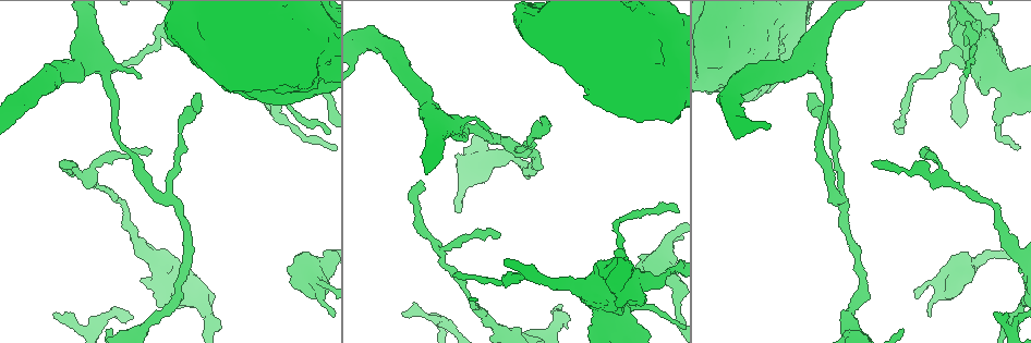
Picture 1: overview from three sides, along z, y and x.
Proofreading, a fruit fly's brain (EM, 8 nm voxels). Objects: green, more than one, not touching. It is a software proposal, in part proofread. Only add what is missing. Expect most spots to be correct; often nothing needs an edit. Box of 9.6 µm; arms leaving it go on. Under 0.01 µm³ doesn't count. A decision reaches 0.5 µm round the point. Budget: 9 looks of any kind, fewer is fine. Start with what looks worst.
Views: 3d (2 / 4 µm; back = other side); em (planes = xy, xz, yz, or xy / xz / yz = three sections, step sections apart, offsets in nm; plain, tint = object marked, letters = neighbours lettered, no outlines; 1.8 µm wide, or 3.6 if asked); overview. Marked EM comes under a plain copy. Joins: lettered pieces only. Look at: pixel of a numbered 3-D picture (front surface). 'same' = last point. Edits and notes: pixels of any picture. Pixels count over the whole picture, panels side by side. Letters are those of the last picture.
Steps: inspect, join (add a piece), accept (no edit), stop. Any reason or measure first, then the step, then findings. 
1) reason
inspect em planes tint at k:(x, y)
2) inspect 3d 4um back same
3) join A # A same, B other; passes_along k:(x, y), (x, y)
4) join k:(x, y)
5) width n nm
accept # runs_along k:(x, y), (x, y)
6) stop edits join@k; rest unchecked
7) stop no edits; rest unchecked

branch stops here
inspect em planes tint at 1:(54, 313)

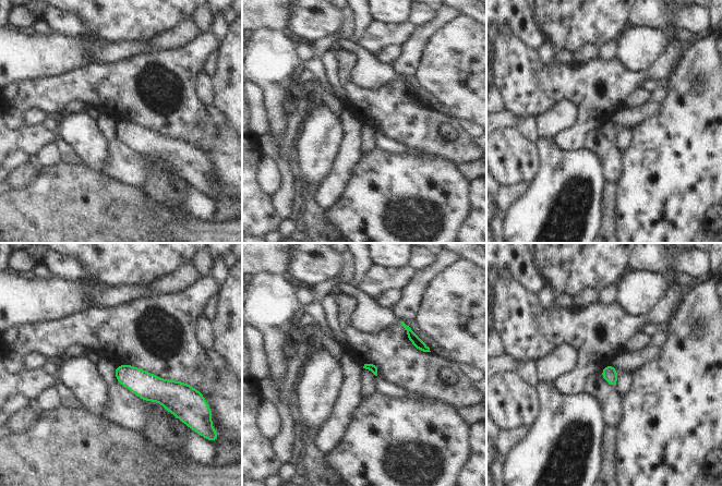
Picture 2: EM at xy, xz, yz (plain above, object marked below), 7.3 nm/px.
what lies round it
inspect em planes letters same

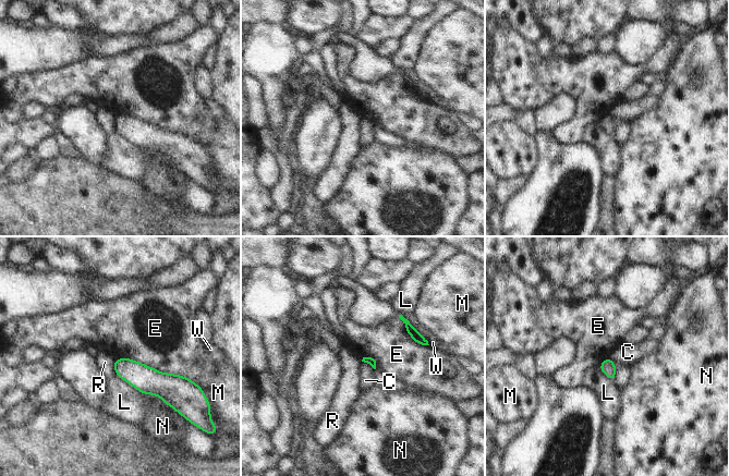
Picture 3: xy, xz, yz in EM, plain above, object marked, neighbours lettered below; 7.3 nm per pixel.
accept # C other, E other, L other, M other, N other, R other, W other; border 3:(116, 359), (132, 358), (192, 380); no lettered piece goes on from it

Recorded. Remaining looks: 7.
branch stops here
inspect 3d 2um at 1:(925, 146)

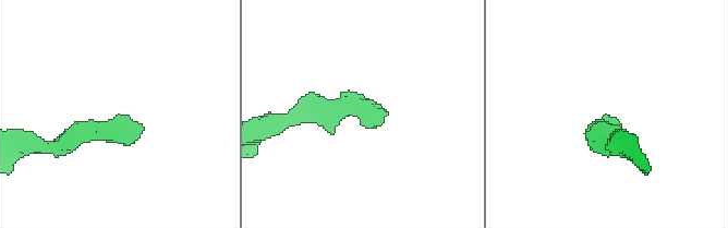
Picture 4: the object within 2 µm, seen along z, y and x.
inspect em 3.6um xz step 4 letters at 4:(140, 125)

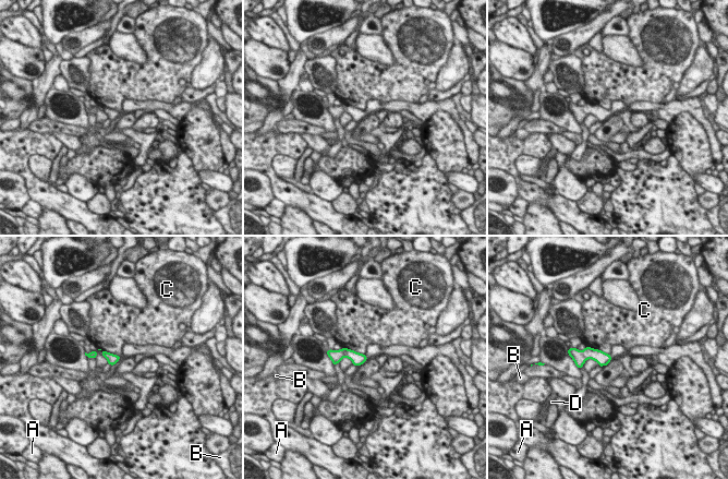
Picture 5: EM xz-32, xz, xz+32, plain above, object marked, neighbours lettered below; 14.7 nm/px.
another direction
inspect em 3.6um planes letters same

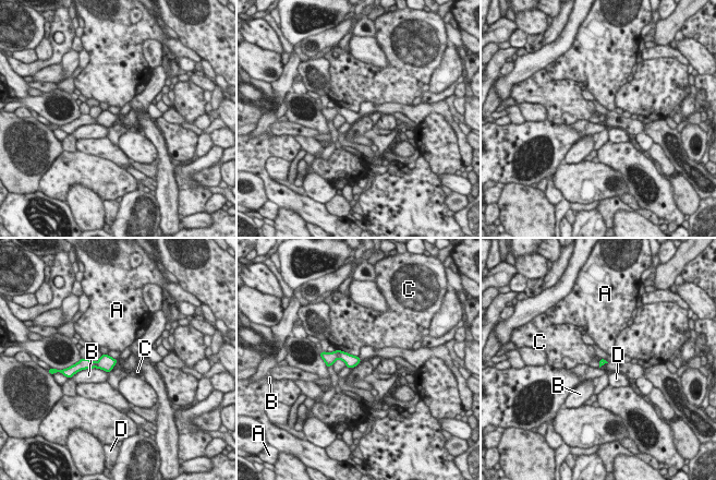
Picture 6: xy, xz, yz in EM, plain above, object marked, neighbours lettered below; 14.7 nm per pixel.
accept # A other, B other, C other, D other; border 6:(336, 349), (358, 357); none of them fits

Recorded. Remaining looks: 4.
free end
inspect 3d 2um at 1:(422, 181)

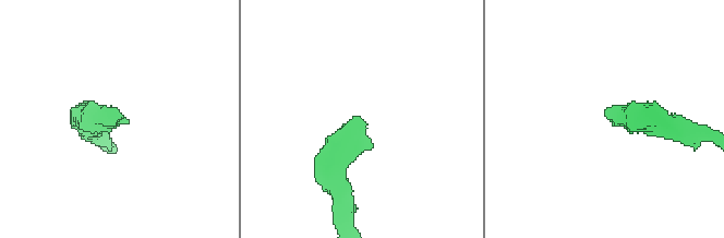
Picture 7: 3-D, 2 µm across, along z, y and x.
inspect em xy step 16 letters at 7:(604, 110)

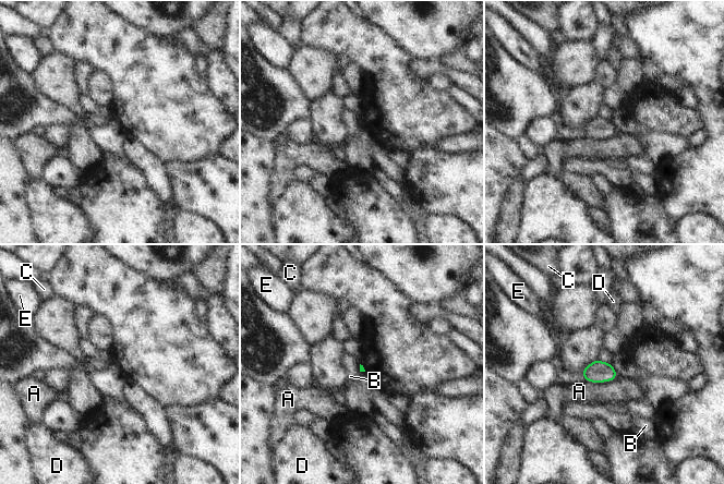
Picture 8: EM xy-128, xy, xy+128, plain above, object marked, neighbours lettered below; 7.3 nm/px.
cut it another way
inspect em planes letters same

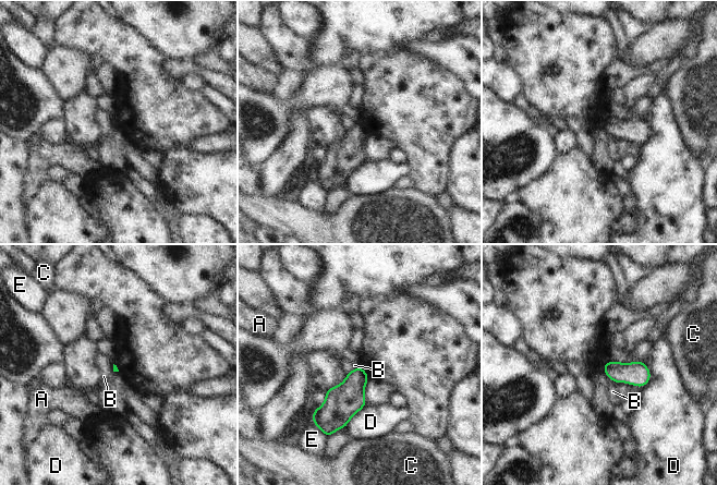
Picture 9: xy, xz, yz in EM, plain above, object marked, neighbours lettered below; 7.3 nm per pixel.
accept # A other, B other, C other, D other, E other; border 9:(610, 378), (616, 384); no lettered piece goes on from it

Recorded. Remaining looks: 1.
long arm stops here
inspect em 3.6um xy step 16 letters at 1:(809, 94)

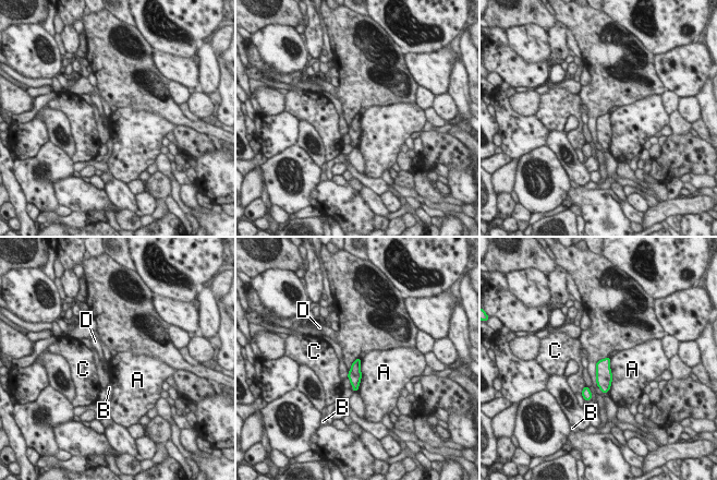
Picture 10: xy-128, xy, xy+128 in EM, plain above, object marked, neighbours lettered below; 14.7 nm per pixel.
width 160 nm
accept # A other, B other, C other, D other; border 10:(610, 358), (611, 385), (607, 392); none of them fits

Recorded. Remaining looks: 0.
stop no edits; rest unchecked

